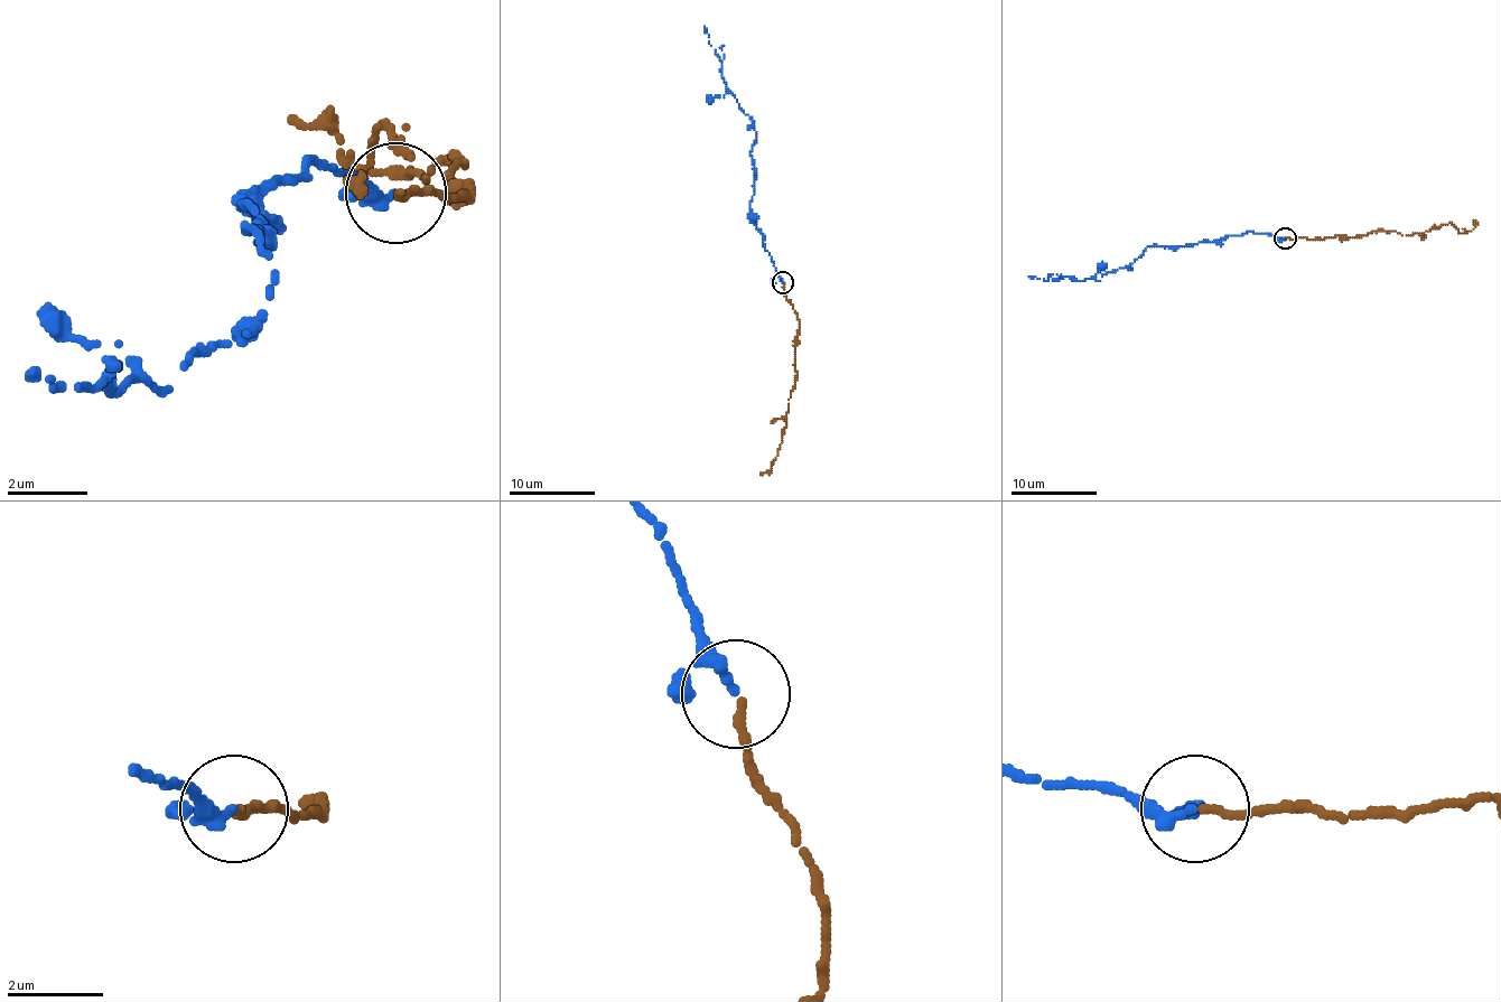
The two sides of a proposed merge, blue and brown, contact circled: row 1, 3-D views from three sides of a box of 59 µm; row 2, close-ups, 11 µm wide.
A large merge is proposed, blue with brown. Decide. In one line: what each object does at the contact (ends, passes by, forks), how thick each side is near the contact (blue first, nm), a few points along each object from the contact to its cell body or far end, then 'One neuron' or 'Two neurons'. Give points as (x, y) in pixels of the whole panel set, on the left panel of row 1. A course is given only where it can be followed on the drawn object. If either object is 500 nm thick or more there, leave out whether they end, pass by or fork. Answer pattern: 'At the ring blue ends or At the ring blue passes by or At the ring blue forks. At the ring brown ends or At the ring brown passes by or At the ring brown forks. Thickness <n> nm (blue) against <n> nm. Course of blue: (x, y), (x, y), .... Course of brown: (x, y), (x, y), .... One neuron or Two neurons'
At the ring blue passes by. At the ring brown ends. Thickness 180 nm (blue) against 180 nm. Course of blue: (393, 190), (313, 160), (242, 211), (272, 261), (262, 321), (192, 352), (171, 392), (30, 372). Course of brown: (403, 190), (474, 190), (454, 190), (464, 160), (434, 160), (423, 180), (383, 120), (363, 170), (292, 120). One neuron

